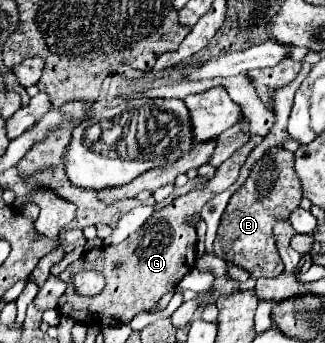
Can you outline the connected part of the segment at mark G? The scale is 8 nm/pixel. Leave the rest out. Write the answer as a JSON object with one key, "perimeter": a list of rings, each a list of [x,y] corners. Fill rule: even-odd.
{"perimeter":[[[252,136],[244,148],[236,150],[214,174],[210,184],[204,190],[198,192],[188,192],[184,196],[174,198],[168,206],[156,210],[140,230],[130,234],[124,242],[118,246],[100,246],[96,250],[88,250],[80,256],[80,260],[72,262],[62,274],[62,280],[72,280],[76,274],[86,272],[86,270],[96,270],[102,272],[106,278],[106,286],[100,294],[96,296],[82,296],[74,290],[74,284],[68,282],[68,288],[64,296],[60,298],[58,312],[62,316],[70,316],[76,322],[86,322],[88,326],[116,326],[116,324],[126,324],[132,316],[150,310],[156,306],[156,302],[162,298],[162,294],[172,292],[180,280],[194,268],[196,262],[196,228],[188,224],[188,218],[194,214],[200,214],[202,206],[216,196],[218,192],[226,190],[228,186],[234,184],[238,178],[238,170],[244,164],[246,156],[254,146],[260,144],[260,136]],[[116,264],[122,264],[116,268]]]}

